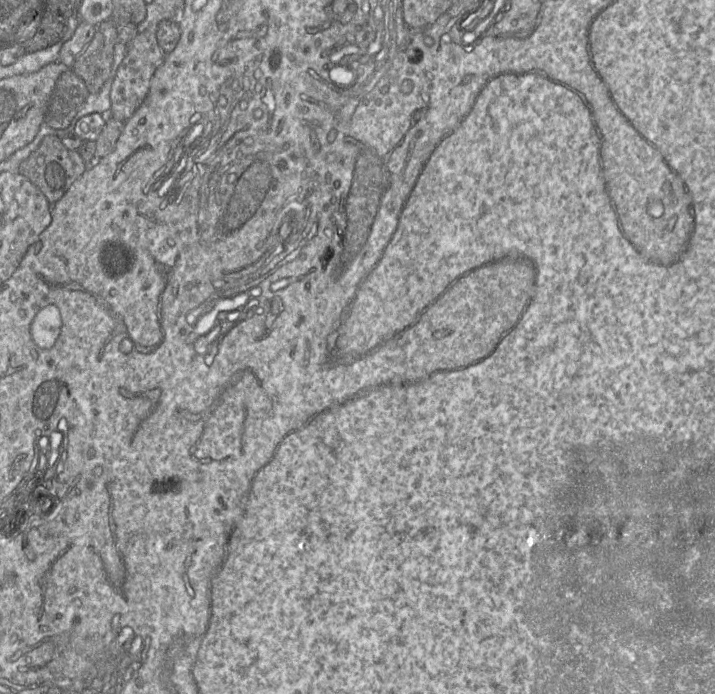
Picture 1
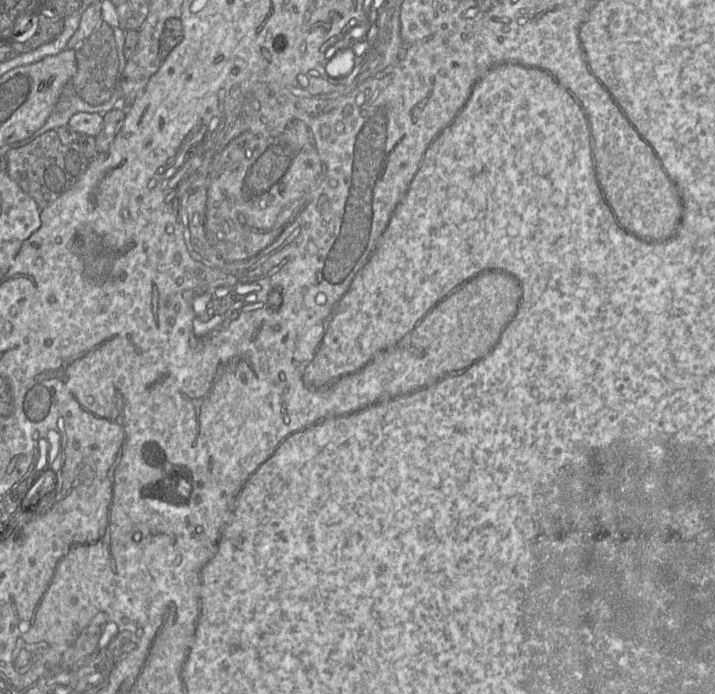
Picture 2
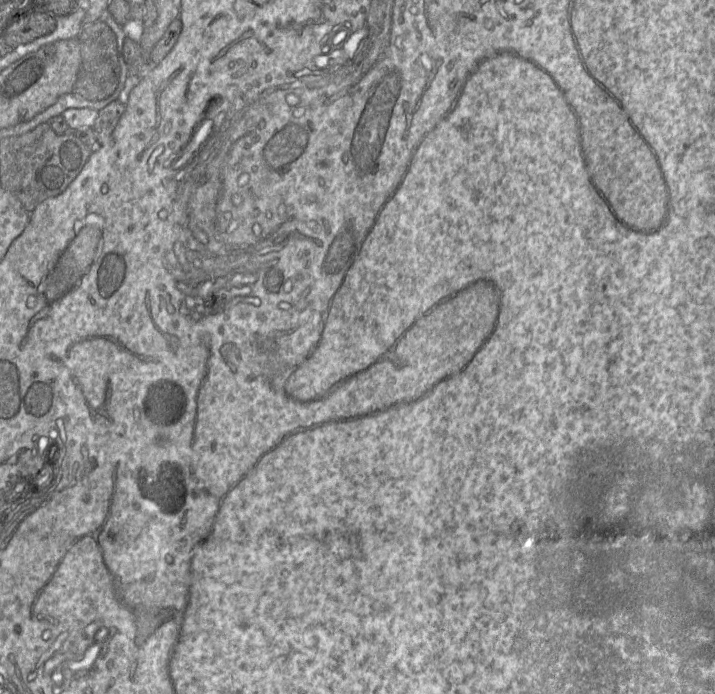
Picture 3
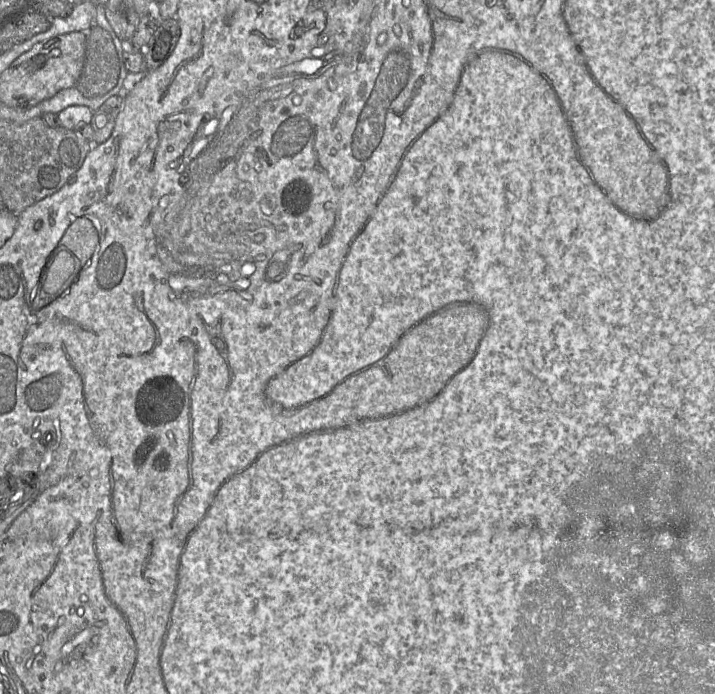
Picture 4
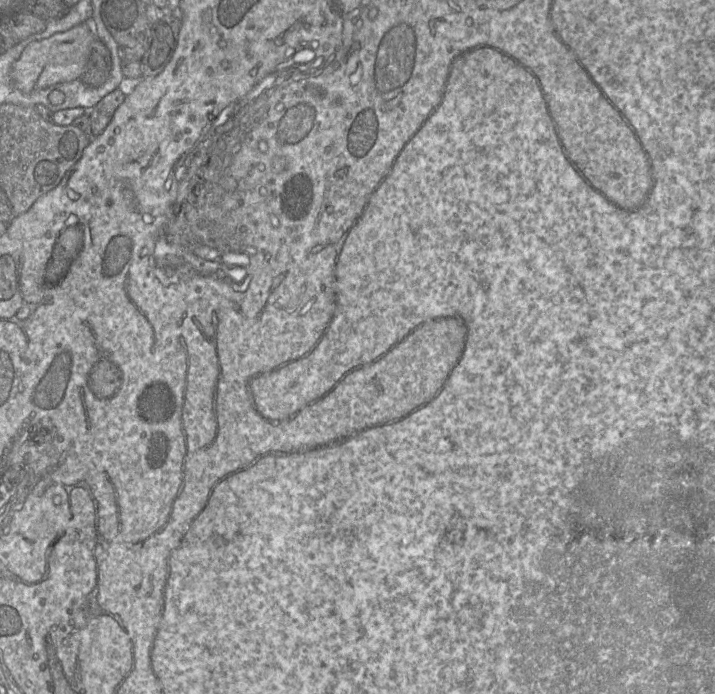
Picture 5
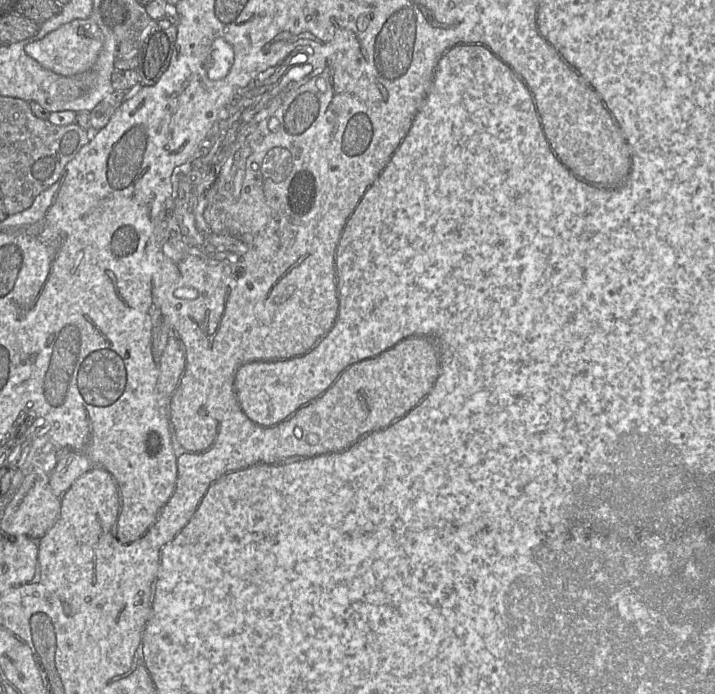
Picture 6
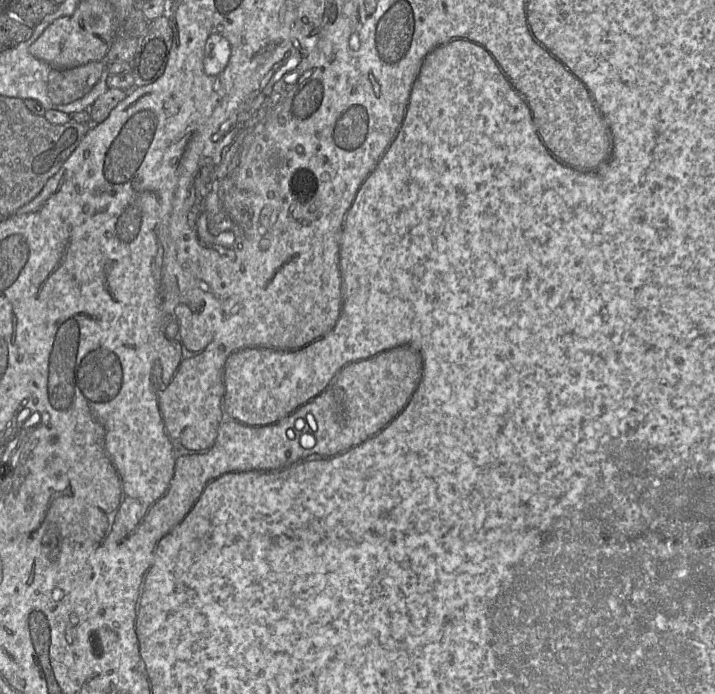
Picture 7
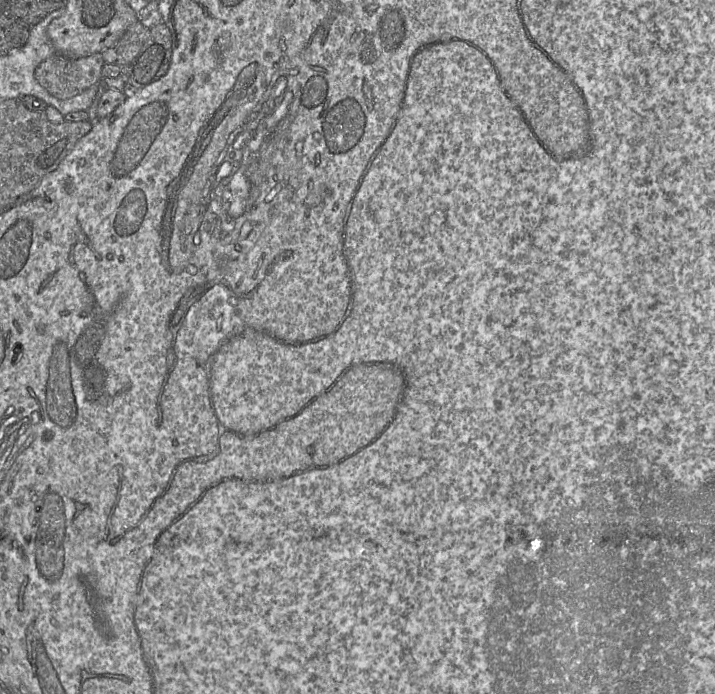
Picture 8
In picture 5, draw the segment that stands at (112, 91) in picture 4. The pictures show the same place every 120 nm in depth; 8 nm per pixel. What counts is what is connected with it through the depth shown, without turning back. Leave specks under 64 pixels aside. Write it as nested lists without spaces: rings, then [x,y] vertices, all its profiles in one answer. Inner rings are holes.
[[[94,35],[91,52],[81,81],[92,88],[103,85],[110,77],[111,54],[106,45]]]

